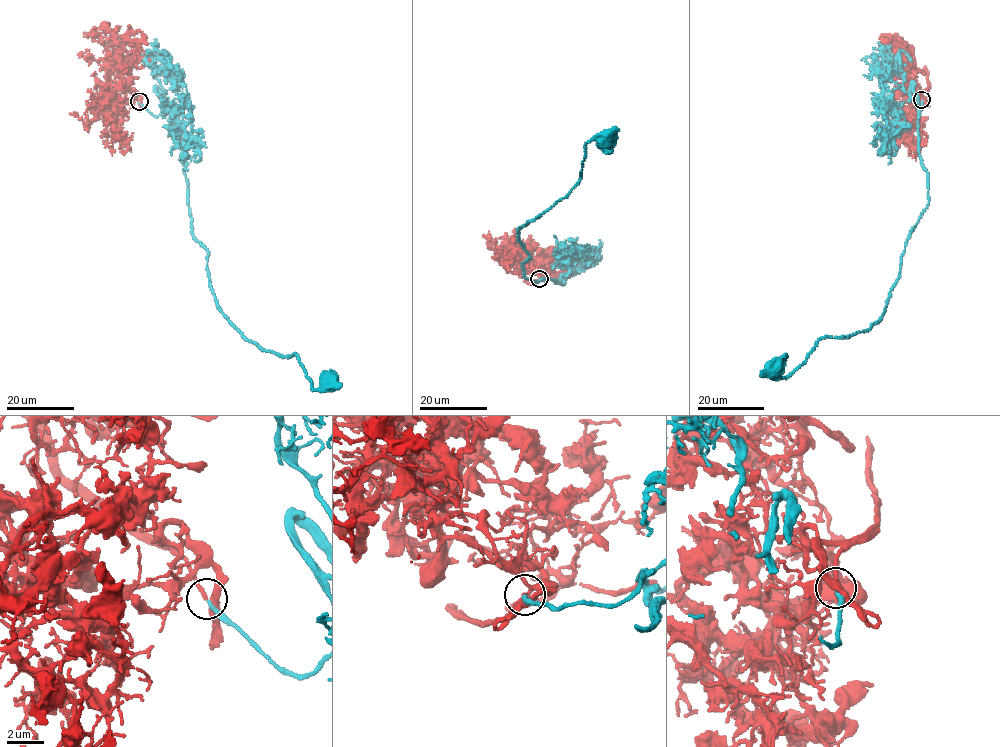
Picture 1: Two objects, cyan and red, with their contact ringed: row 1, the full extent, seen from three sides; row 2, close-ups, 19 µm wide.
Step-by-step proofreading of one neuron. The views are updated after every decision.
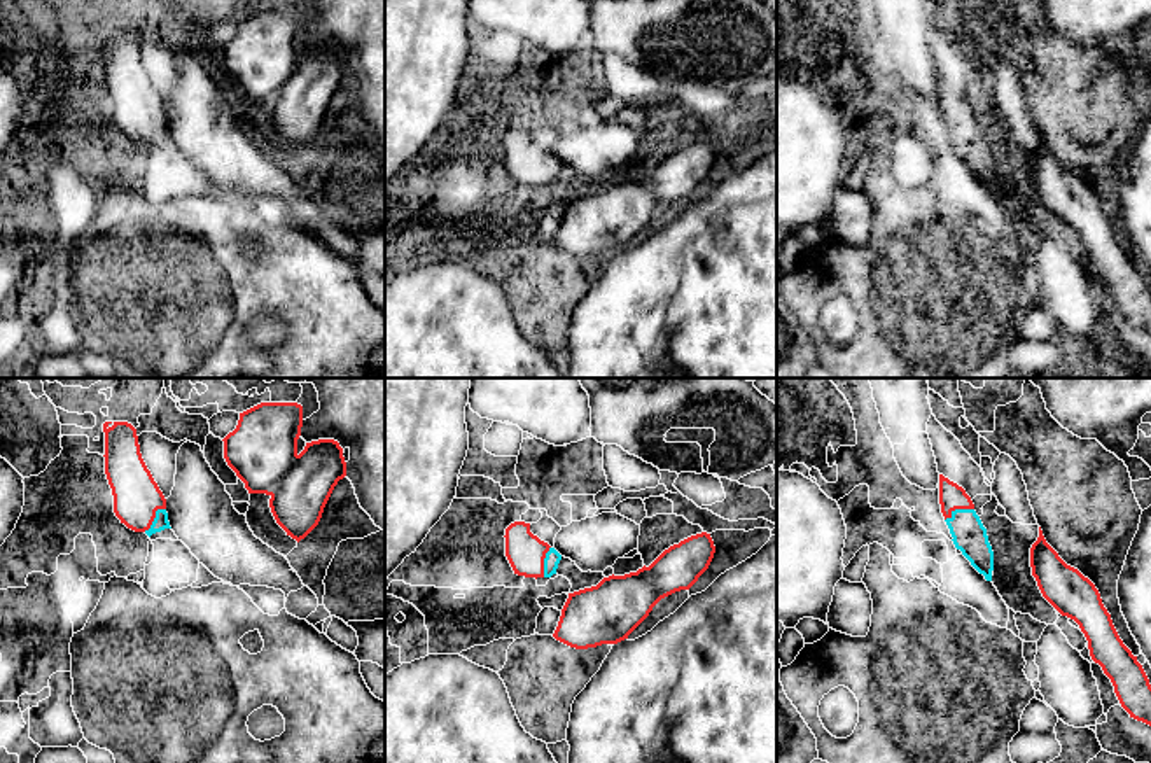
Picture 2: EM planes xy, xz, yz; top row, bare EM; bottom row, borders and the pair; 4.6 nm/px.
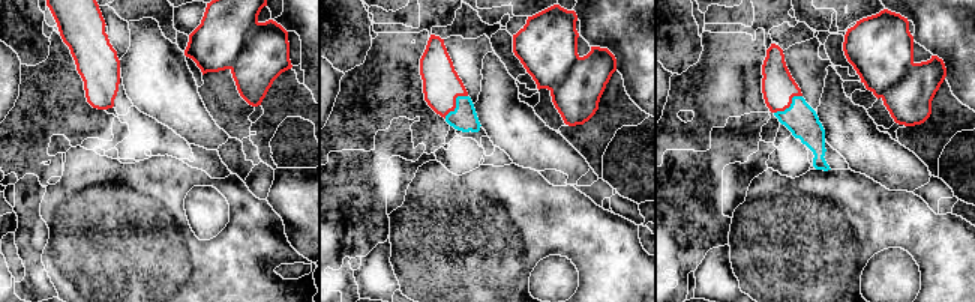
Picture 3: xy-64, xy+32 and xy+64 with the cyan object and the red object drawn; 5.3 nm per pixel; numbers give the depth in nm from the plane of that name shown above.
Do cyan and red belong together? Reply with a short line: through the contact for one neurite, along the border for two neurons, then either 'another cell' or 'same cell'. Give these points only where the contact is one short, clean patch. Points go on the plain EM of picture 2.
yz (969, 144), (959, 118), (952, 105) | same cell

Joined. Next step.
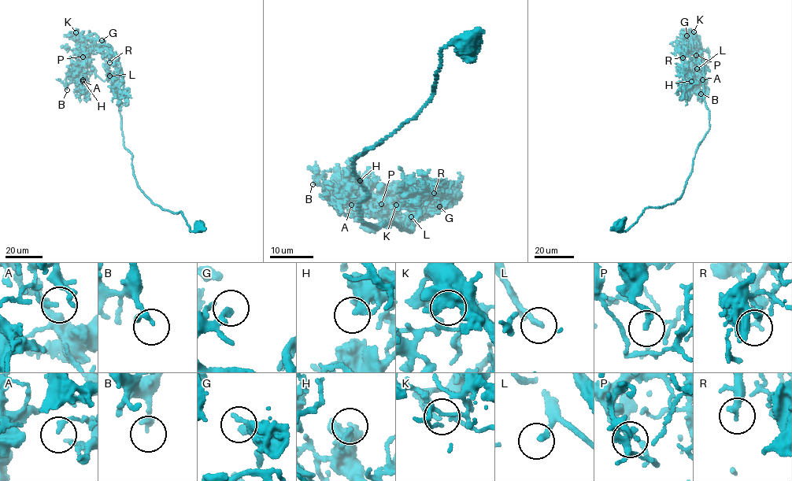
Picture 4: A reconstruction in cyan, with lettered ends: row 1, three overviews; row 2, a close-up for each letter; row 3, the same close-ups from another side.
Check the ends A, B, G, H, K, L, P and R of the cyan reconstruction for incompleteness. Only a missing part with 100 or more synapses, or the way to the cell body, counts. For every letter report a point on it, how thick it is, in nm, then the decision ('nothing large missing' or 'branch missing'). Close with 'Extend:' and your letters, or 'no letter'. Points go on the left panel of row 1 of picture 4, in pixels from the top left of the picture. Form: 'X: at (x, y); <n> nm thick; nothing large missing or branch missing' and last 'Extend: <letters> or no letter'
A: at (83, 81); 200 nm thick; nothing large missing
B: at (67, 90); 190 nm thick; nothing large missing
G: at (101, 40); 200 nm thick; nothing large missing
H: at (83, 79); 240 nm thick; nothing large missing
K: at (75, 32); 110 nm thick; nothing large missing
L: at (109, 75); 240 nm thick; branch missing
P: at (83, 57); 220 nm thick; nothing large missing
R: at (109, 62); 180 nm thick; nothing large missing
Extend: L

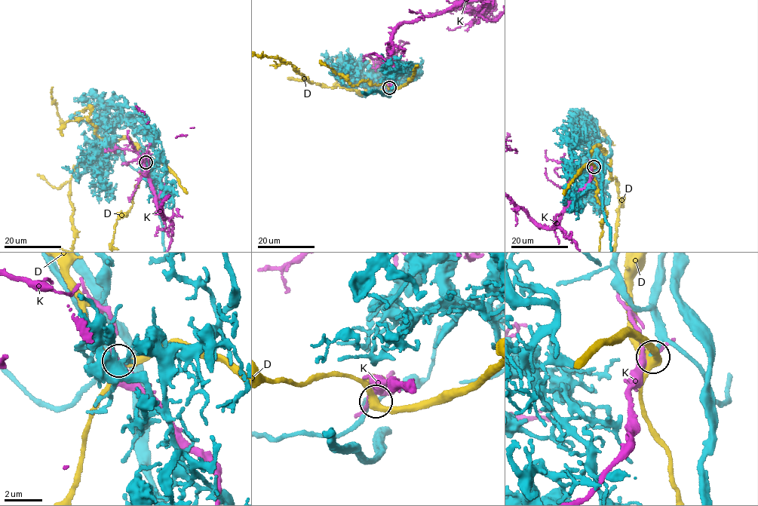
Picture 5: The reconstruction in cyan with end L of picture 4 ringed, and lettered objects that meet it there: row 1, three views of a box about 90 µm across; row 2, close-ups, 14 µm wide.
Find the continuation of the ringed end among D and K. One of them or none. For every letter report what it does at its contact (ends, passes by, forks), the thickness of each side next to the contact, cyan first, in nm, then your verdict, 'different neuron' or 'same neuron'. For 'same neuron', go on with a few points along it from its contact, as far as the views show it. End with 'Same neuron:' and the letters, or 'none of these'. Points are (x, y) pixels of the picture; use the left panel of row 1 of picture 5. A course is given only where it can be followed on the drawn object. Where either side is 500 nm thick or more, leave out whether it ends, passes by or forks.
D: it forks there; 260 nm thick on the cyan side, 360 nm on the other; different neuron
K: it ends there; 240 nm thick on the cyan side, 220 nm on the other; different neuron
Same neuron: none of these

